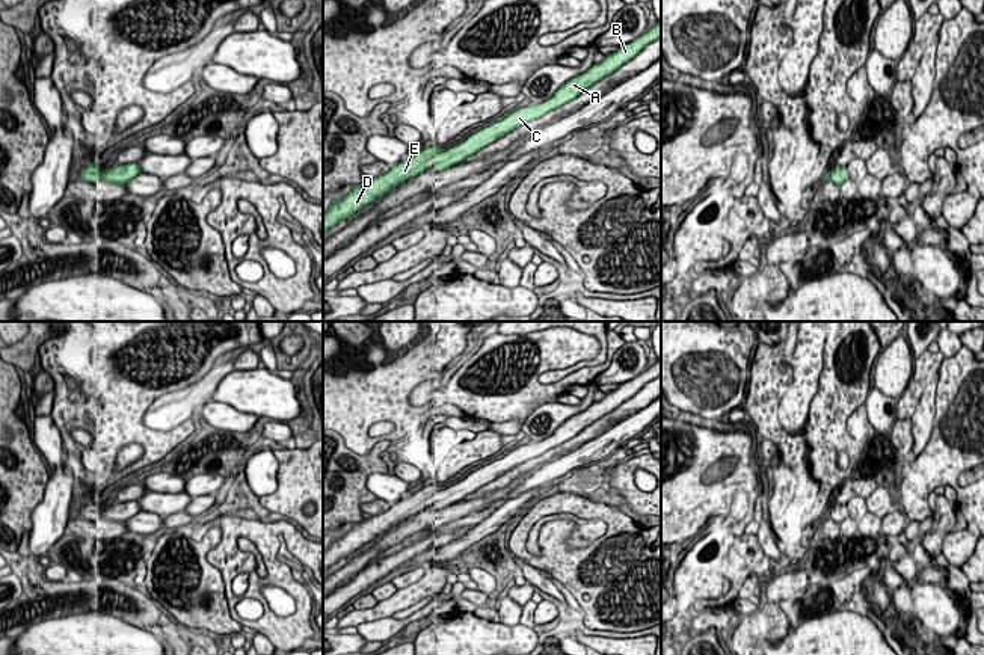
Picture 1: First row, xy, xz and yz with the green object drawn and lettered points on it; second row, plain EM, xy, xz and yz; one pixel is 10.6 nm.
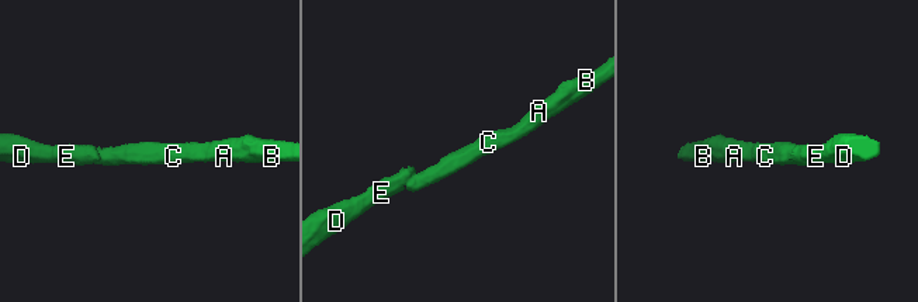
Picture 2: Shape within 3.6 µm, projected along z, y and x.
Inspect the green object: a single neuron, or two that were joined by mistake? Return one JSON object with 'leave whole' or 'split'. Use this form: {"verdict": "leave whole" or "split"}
{"verdict": "leave whole"}

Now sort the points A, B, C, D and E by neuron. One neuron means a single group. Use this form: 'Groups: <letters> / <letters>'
Groups: A B C D E

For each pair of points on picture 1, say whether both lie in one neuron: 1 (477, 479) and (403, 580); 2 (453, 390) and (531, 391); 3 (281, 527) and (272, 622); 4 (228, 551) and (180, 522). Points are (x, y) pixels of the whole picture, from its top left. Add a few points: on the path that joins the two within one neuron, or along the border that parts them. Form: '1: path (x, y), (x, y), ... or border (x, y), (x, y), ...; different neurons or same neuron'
1: border (415, 565), (423, 566); different neurons
2: path (473, 396), (512, 396); same neuron
3: path (270, 551), (270, 575), (257, 586), (260, 598); same neuron
4: border (198, 519), (186, 528); different neurons

